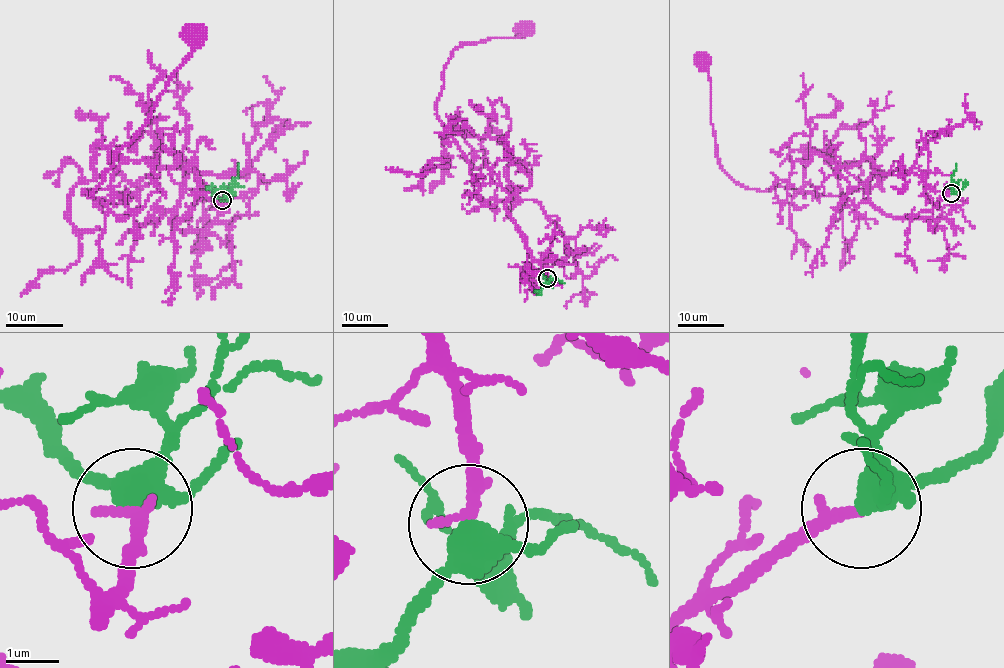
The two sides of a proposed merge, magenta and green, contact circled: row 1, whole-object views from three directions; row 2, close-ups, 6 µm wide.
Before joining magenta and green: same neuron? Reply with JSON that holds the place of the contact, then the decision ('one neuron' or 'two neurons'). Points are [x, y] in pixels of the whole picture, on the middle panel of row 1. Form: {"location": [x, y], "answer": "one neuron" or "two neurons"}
{"location": [547, 278], "answer": "one neuron"}

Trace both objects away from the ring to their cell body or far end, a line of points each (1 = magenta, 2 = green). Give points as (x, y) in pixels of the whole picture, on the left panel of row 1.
1: (223, 200), (204, 230), (182, 232), (172, 224), (181, 167), (121, 204), (84, 194), (145, 123), (194, 35)
2: (223, 200), (236, 180), (238, 162)

